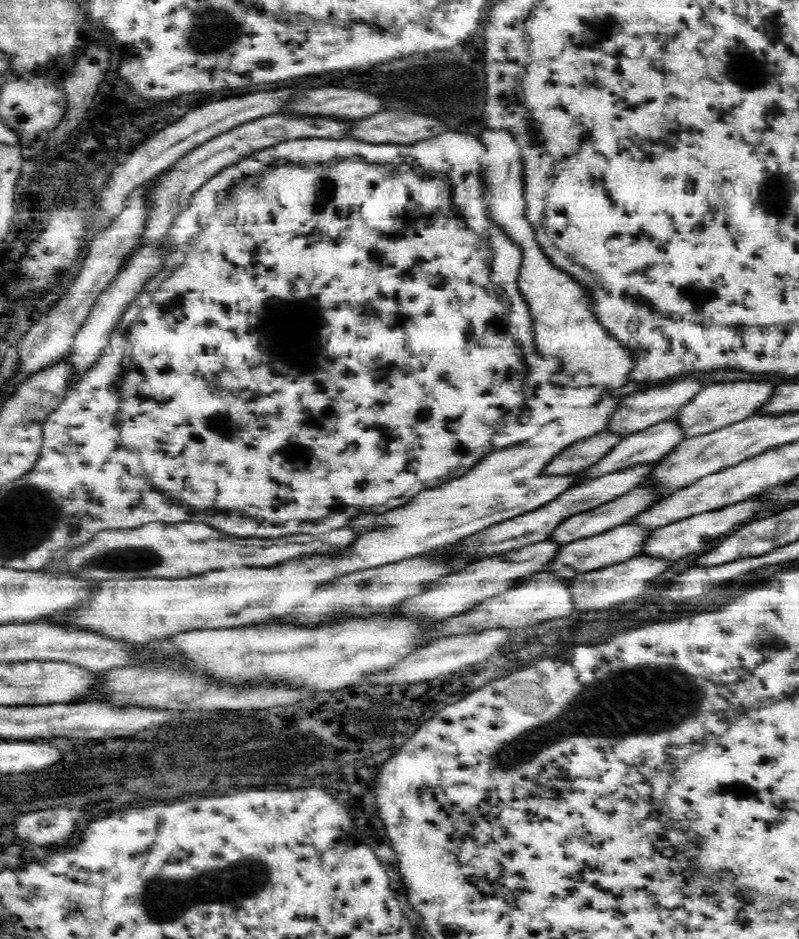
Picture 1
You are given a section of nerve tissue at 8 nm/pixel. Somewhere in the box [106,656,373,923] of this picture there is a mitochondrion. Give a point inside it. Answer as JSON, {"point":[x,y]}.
{"point":[170,896]}

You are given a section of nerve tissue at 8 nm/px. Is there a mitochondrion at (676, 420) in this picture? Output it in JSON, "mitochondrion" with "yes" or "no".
{"mitochondrion":"no"}

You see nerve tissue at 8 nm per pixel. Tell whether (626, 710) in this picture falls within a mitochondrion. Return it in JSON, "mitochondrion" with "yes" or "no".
{"mitochondrion":"yes"}

